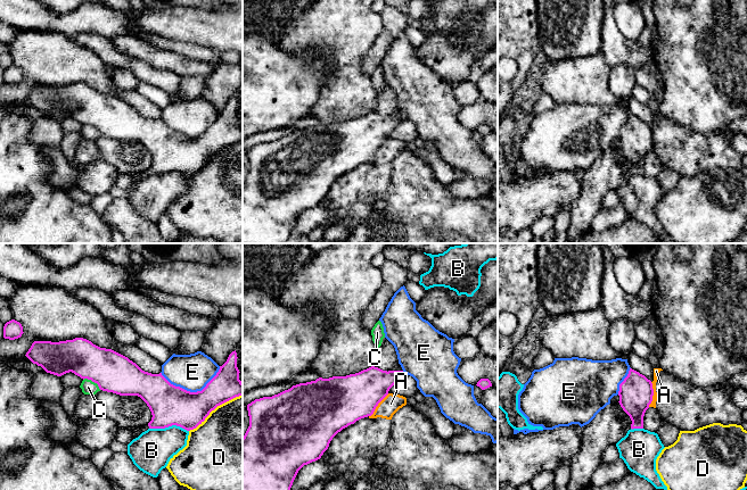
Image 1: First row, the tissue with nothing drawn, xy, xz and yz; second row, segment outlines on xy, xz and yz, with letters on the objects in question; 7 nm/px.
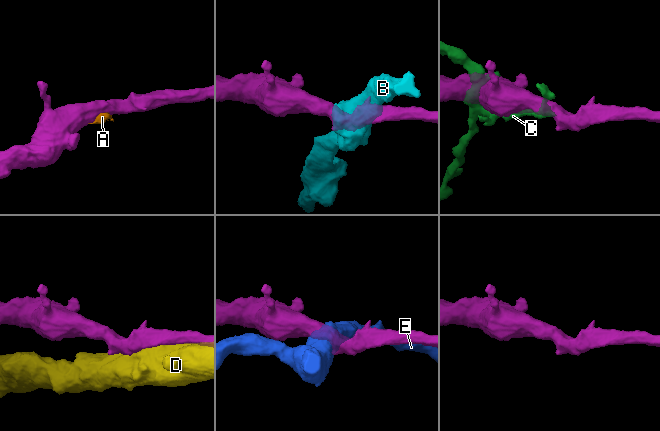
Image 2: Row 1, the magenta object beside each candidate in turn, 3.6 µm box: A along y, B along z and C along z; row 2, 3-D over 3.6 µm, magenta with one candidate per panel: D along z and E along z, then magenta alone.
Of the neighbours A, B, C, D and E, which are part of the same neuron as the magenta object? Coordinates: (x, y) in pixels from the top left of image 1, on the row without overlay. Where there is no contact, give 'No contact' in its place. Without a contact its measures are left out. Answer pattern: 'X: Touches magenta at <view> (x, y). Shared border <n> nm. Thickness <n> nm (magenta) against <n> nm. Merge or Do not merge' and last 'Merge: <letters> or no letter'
A: Touches magenta at yz (653, 140). Shared border 180 nm. Thickness 240 nm (magenta) against 50 nm. Do not merge
B: Touches magenta at xy (169, 171). Shared border 280 nm. Thickness 280 nm (magenta) against 280 nm. Do not merge
C: Touches magenta at xy (92, 126). Shared border 150 nm. Thickness 280 nm (magenta) against 100 nm. Do not merge
D: Touches magenta at xy (214, 154). Shared border 460 nm. Thickness 260 nm (magenta) against 500 nm. Do not merge
E: Touches magenta at xy (191, 138). Shared border 420 nm. Thickness 280 nm (magenta) against 260 nm. Do not merge
Merge: no letter

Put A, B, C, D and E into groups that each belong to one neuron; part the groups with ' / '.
A / B / C / D / E

